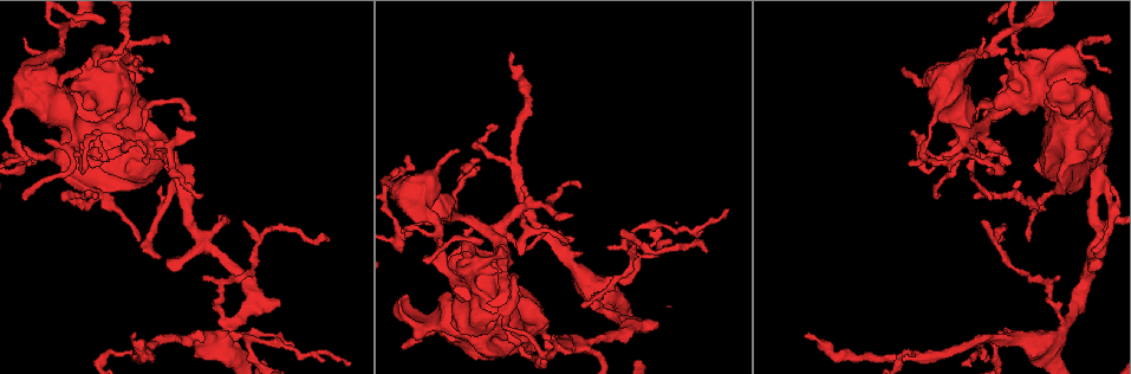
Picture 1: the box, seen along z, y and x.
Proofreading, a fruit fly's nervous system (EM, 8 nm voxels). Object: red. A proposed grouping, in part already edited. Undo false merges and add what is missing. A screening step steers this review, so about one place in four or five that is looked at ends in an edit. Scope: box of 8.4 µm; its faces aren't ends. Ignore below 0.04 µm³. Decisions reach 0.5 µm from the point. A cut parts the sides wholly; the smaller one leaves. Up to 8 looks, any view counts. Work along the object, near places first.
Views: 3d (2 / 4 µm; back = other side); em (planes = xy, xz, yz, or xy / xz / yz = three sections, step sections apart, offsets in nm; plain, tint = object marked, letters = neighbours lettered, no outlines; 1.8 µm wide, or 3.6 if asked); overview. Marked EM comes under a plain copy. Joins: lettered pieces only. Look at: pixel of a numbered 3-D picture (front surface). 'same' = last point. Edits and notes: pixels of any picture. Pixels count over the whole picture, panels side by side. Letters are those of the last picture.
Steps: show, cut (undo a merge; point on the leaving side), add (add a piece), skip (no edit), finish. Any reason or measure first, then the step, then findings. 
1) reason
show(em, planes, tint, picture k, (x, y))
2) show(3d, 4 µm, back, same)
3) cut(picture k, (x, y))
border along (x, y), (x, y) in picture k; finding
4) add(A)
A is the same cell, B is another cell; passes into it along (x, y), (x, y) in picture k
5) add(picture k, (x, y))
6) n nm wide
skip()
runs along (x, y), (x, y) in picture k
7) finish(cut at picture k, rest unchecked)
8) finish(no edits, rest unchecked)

free end
show(3d, 2 µm, picture 1, (134, 333))

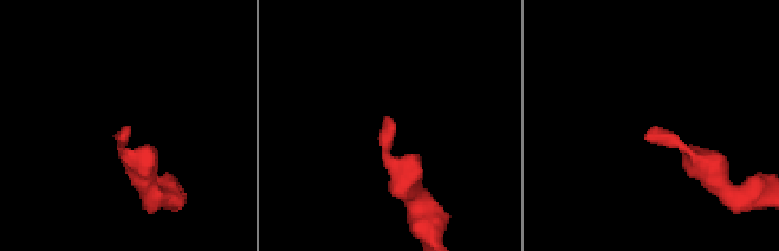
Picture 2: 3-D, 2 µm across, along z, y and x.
need the tissue
show(em, planes, letters, picture 2, (124, 127))

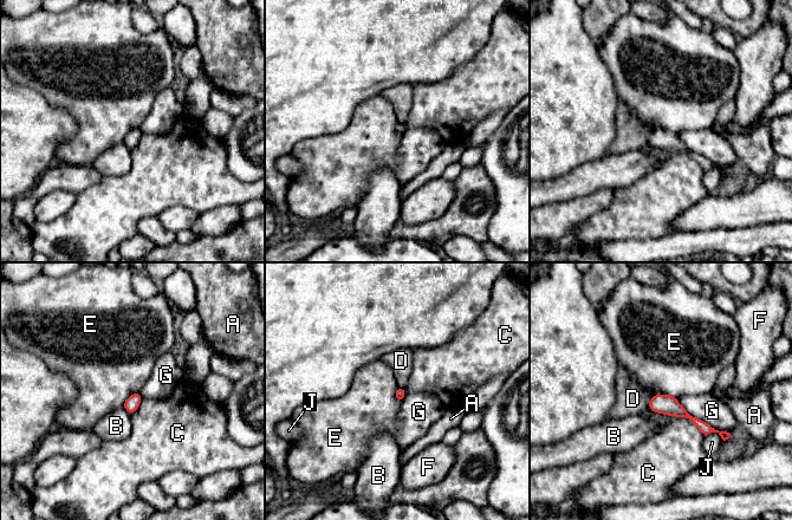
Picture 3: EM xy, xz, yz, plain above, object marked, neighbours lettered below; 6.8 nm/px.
G touches over 440 nm
skip()
A, B, C, D, E, F, G and J are other cells; none of them fits

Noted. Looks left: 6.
branch stops here
show(em, planes, letters, picture 1, (106, 156))

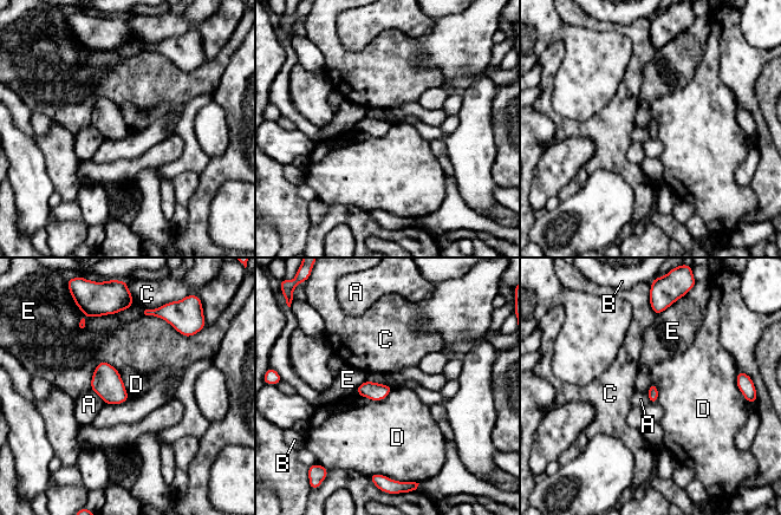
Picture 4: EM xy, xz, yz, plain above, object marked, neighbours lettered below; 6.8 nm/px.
skip()
A, B, C, D and E are other cells; border along (392, 388), (382, 399), (357, 392) in picture 4; none of them fits

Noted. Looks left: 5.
abrupt turn
show(3d, 4 µm, picture 1, (1041, 70))

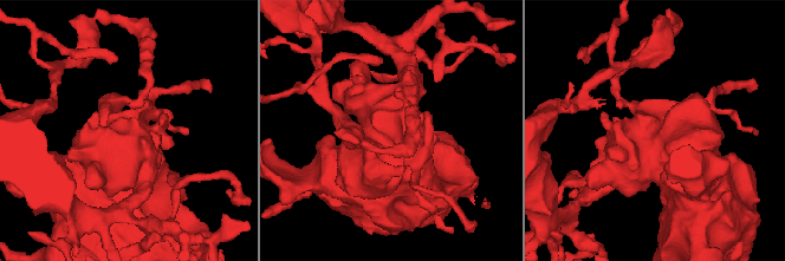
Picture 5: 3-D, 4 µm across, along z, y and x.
shape alone is not enough
show(em, 3.6 µm, planes, tint, picture 5, (660, 130))

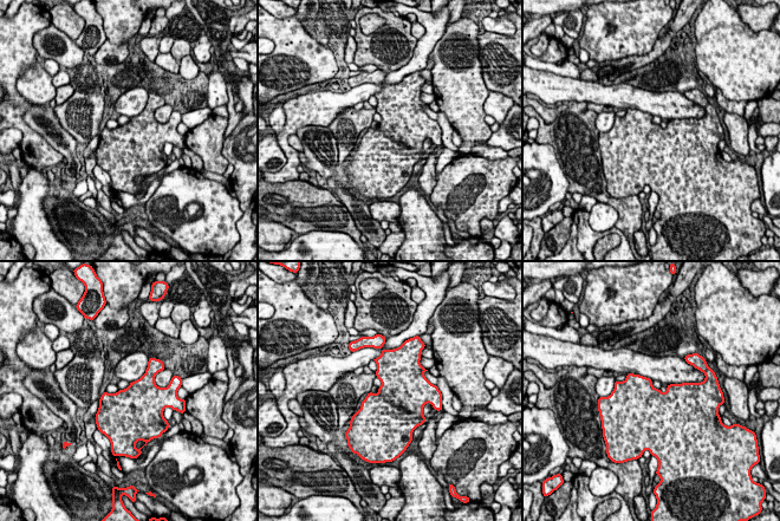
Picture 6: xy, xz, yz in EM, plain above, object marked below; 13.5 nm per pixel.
show(em, 3.6 µm, planes, letters, same)

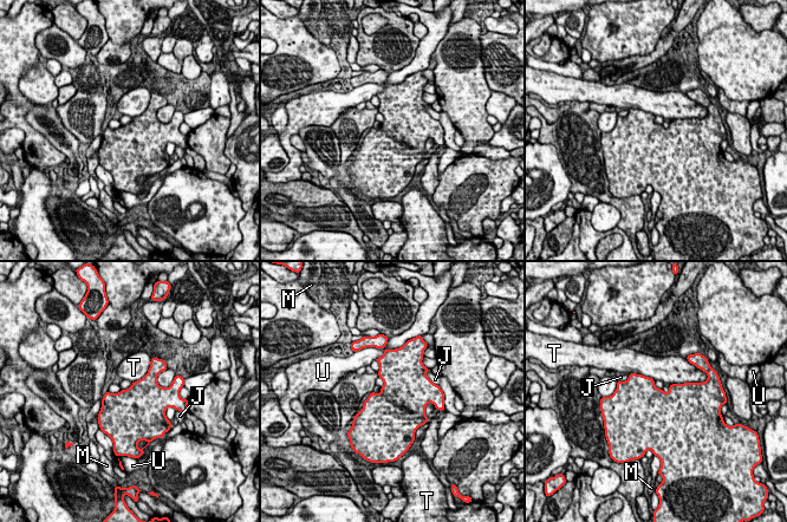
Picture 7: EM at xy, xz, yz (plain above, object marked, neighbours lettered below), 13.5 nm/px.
T touches over 380 nm
skip()
J, M, T and U are other cells; border along (132, 383), (122, 390) in picture 7; all the same cell

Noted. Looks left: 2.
finish(no edits, rest unchecked)

